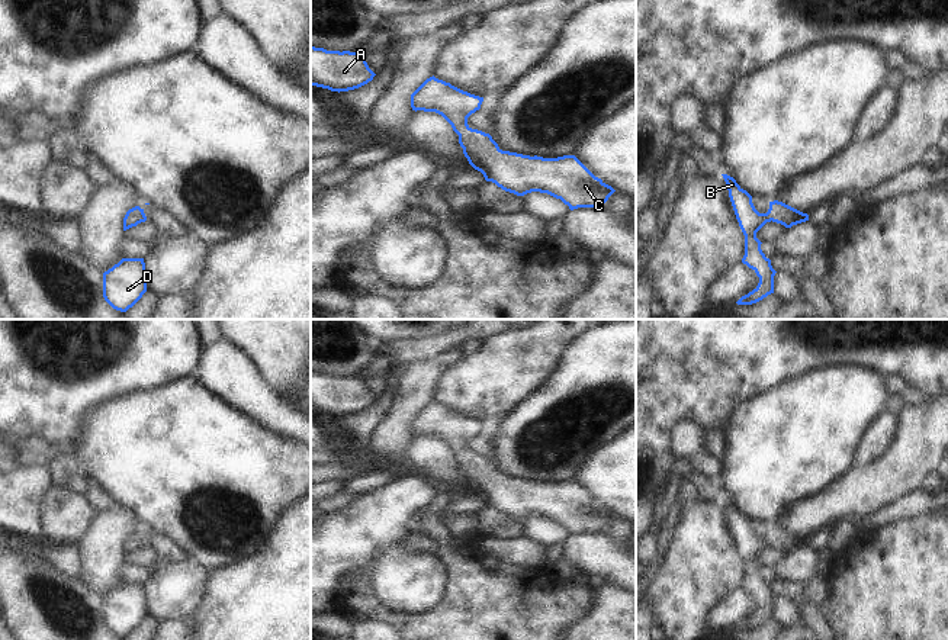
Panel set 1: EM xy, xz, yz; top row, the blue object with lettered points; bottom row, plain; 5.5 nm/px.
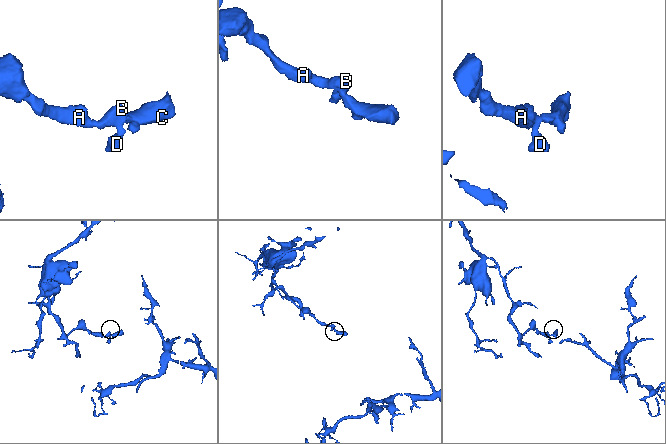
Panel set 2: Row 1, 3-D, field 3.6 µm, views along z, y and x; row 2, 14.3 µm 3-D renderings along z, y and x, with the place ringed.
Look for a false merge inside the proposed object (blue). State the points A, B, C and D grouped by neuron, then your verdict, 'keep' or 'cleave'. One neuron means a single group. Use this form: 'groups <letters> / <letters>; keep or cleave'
groups A B C D; keep

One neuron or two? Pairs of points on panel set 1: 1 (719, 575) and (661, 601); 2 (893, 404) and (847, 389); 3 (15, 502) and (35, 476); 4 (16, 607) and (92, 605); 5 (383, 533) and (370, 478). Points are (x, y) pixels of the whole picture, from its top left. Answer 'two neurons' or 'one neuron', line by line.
1: one neuron
2: two neurons
3: one neuron
4: one neuron
5: two neurons

